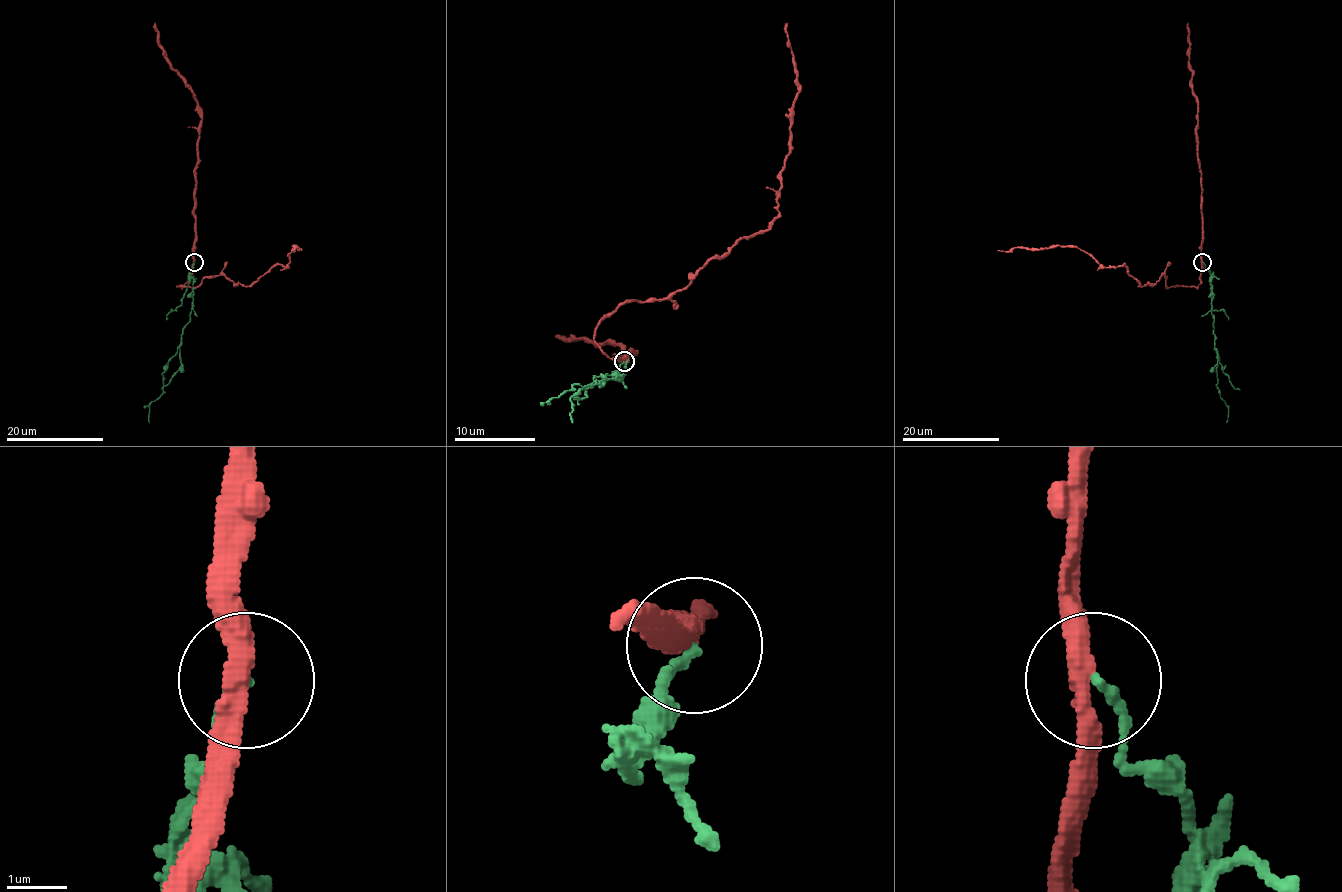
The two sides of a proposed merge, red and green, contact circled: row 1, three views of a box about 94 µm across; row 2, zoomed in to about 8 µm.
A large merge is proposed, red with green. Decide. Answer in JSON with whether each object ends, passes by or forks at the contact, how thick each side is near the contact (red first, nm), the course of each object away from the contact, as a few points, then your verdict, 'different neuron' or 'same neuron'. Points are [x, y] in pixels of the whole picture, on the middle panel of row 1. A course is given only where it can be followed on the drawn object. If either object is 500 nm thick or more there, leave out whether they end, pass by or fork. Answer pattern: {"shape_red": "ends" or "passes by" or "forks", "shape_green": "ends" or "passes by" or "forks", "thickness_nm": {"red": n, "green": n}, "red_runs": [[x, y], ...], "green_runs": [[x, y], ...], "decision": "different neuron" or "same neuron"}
{"shape_red": "passes by", "shape_green": "ends", "thickness_nm": {"red": 360, "green": 160}, "red_runs": [[623, 361], [603, 352], [595, 326], [621, 304], [669, 298], [778, 213], [798, 91], [786, 22]], "green_runs": [[623, 361], [617, 375], [621, 375], [621, 379], [605, 379], [599, 383], [601, 385], [575, 385], [549, 401]], "decision": "different neuron"}

